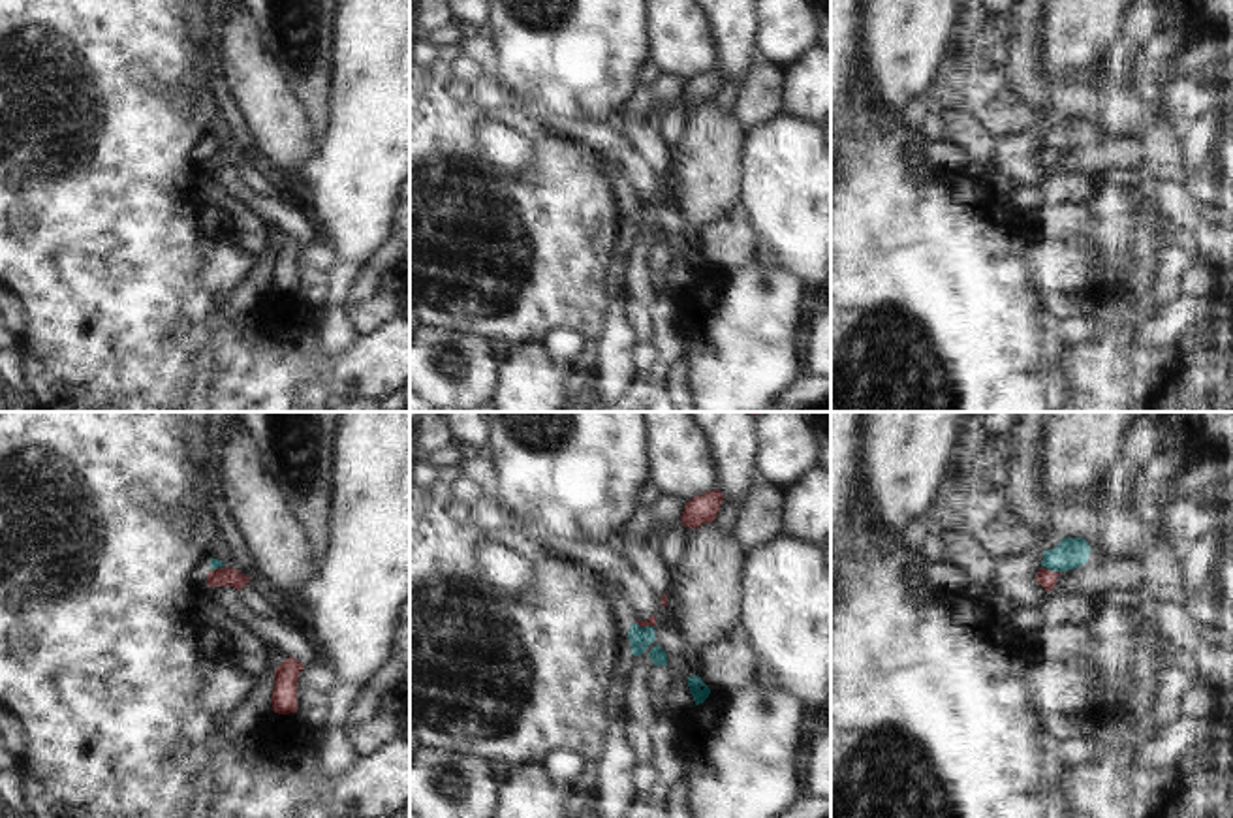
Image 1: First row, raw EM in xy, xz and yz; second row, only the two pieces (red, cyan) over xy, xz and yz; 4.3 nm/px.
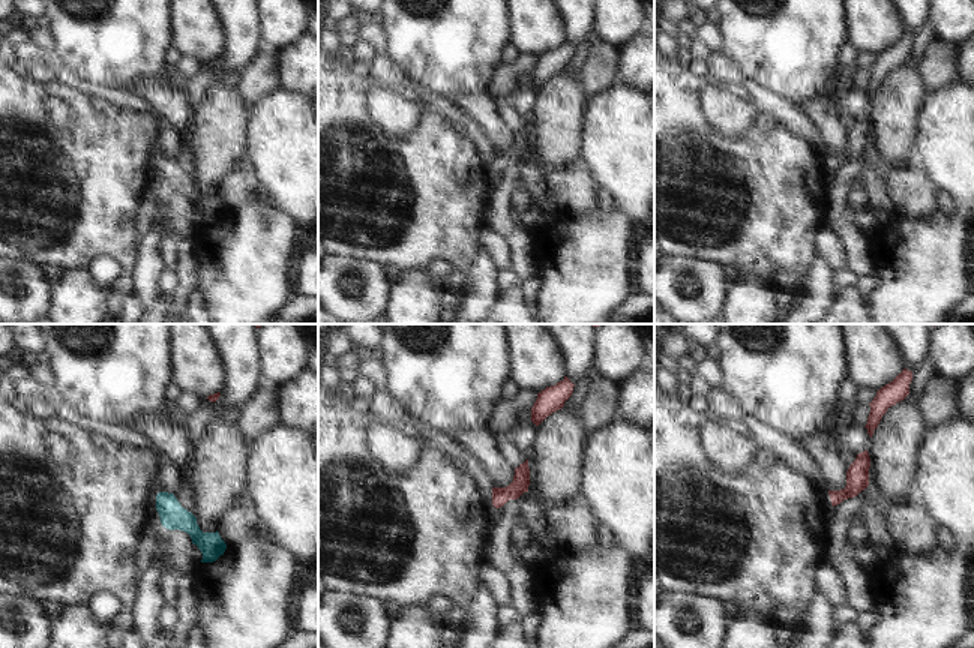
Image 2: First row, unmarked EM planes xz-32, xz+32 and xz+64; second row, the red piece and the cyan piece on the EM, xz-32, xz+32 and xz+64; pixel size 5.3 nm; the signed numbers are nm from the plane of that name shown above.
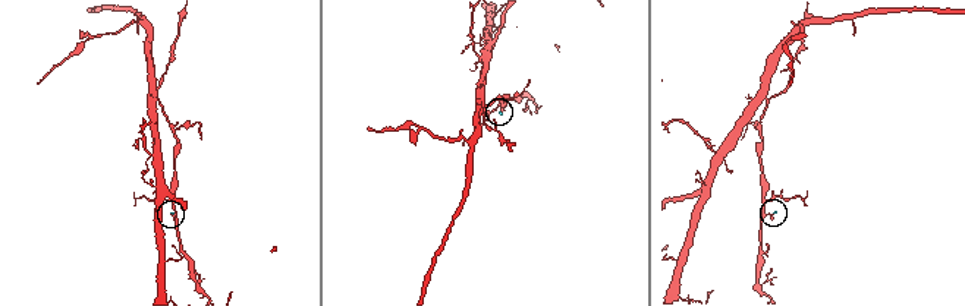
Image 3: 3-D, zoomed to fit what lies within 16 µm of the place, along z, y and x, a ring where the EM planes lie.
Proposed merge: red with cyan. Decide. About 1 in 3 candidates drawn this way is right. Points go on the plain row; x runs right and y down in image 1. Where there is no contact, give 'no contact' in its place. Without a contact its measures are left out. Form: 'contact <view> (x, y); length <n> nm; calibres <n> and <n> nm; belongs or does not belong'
contact yz (1049, 149); length 80 nm; calibres 80 and 130 nm; does not belong

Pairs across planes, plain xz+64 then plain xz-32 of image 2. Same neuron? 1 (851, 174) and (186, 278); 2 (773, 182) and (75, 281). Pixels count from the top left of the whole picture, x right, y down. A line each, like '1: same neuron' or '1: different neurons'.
1: same neuron
2: different neurons

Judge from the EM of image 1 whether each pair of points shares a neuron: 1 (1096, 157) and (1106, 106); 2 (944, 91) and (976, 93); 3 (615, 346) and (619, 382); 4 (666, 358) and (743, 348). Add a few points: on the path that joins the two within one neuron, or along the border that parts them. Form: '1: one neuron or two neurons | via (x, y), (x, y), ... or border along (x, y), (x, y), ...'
1: two neurons | border along (1139, 136), (1113, 140)
2: one neuron | via (952, 91), (968, 91)
3: one neuron | via (615, 356), (615, 373)
4: two neurons | border along (681, 330), (683, 356)

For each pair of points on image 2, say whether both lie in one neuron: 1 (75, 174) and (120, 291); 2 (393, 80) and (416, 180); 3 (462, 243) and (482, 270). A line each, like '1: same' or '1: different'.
1: same
2: different
3: different

